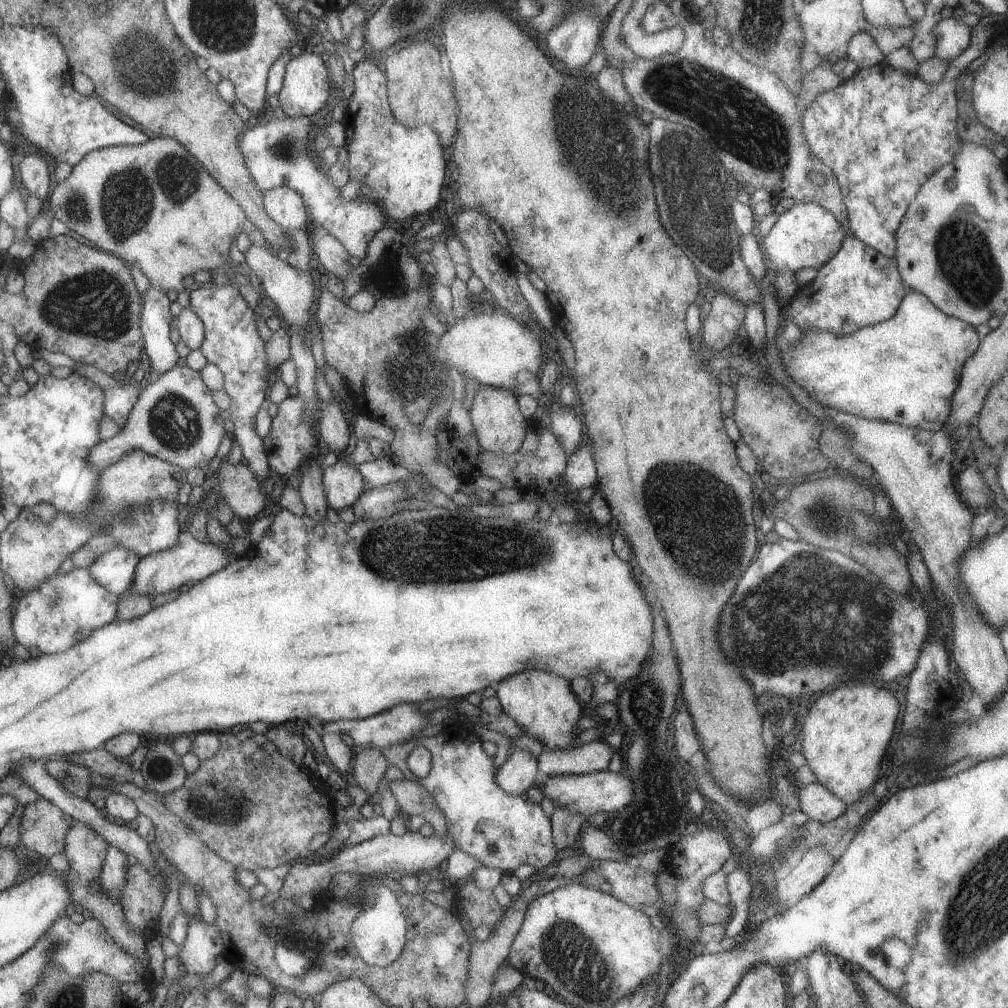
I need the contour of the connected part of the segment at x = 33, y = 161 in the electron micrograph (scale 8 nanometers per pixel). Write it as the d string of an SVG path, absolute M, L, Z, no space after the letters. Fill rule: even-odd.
M43 155L23 156L22 161L18 164L18 171L19 180L27 190L27 194L45 203L51 191L49 186L54 182Z

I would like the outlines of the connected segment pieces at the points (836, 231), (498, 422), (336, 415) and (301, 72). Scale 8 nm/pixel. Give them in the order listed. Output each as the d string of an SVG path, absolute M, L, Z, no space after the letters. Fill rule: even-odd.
M794 203L790 209L778 214L771 230L763 237L763 250L776 269L777 278L772 286L775 286L775 294L780 294L781 303L788 303L798 287L794 272L803 267L818 269L823 266L835 256L843 237L843 228L835 216L815 203Z
M481 386L472 400L469 416L478 445L484 451L504 457L513 454L523 446L526 430L525 418L519 412L516 396L511 391L504 388L491 391Z
M332 399L331 404L321 404L321 412L317 421L317 430L321 442L325 442L327 452L333 452L343 456L343 450L347 446L347 439L350 434L349 424L343 416L339 405Z
M300 53L295 57L290 57L284 66L282 87L278 92L278 101L284 116L297 118L315 114L325 104L329 96L329 88L333 87L331 85L328 68L319 55Z

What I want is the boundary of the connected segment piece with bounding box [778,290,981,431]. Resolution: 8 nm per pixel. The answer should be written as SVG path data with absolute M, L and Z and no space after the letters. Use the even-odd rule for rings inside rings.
M908 290L895 314L886 321L843 336L813 329L807 331L795 347L787 342L778 342L778 353L789 376L825 408L831 407L869 420L887 421L924 431L939 431L949 412L951 395L957 388L961 369L980 342L975 328L970 324L947 316L935 308L923 293Z

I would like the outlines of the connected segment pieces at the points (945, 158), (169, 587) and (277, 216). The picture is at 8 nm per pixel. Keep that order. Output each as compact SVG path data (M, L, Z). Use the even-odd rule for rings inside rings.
M997 15L981 17L970 28L970 43L949 63L938 83L926 83L887 63L874 64L858 68L851 78L818 94L802 112L801 128L805 142L815 158L833 171L846 208L849 230L863 244L891 260L896 245L895 231L908 204L915 198L921 184L943 165L949 164L958 151L961 140L956 133L955 81L958 74L989 47L994 28L998 26L996 22L1005 23L1006 19Z
M185 530L178 534L177 544L166 551L157 551L140 558L135 565L131 584L124 594L147 596L153 598L161 592L173 592L189 580L199 582L206 576L222 569L229 561L241 556L250 546L249 539L232 537L232 550L225 551L213 543L202 544L193 539Z
M273 187L262 191L267 216L284 230L308 228L307 208L298 192L289 187Z

